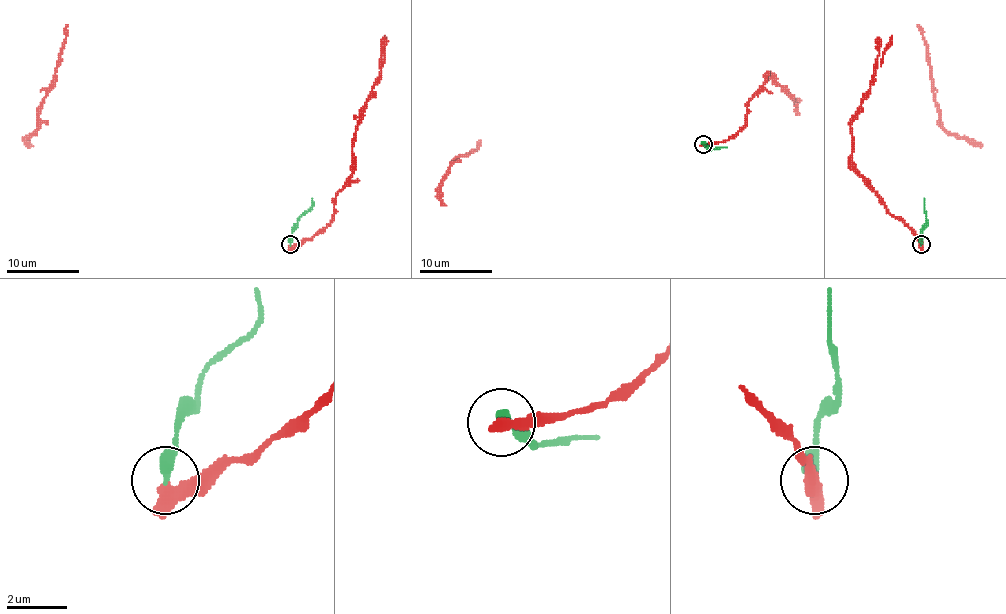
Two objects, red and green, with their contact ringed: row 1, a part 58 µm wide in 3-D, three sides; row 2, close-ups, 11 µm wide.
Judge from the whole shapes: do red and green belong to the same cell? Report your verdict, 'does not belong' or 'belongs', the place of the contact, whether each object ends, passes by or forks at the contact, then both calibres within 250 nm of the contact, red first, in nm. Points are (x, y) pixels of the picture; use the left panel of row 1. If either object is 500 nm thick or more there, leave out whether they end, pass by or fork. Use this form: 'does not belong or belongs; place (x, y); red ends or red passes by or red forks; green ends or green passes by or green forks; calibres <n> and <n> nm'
does not belong; place (290, 244); calibres 500 and 360 nm

